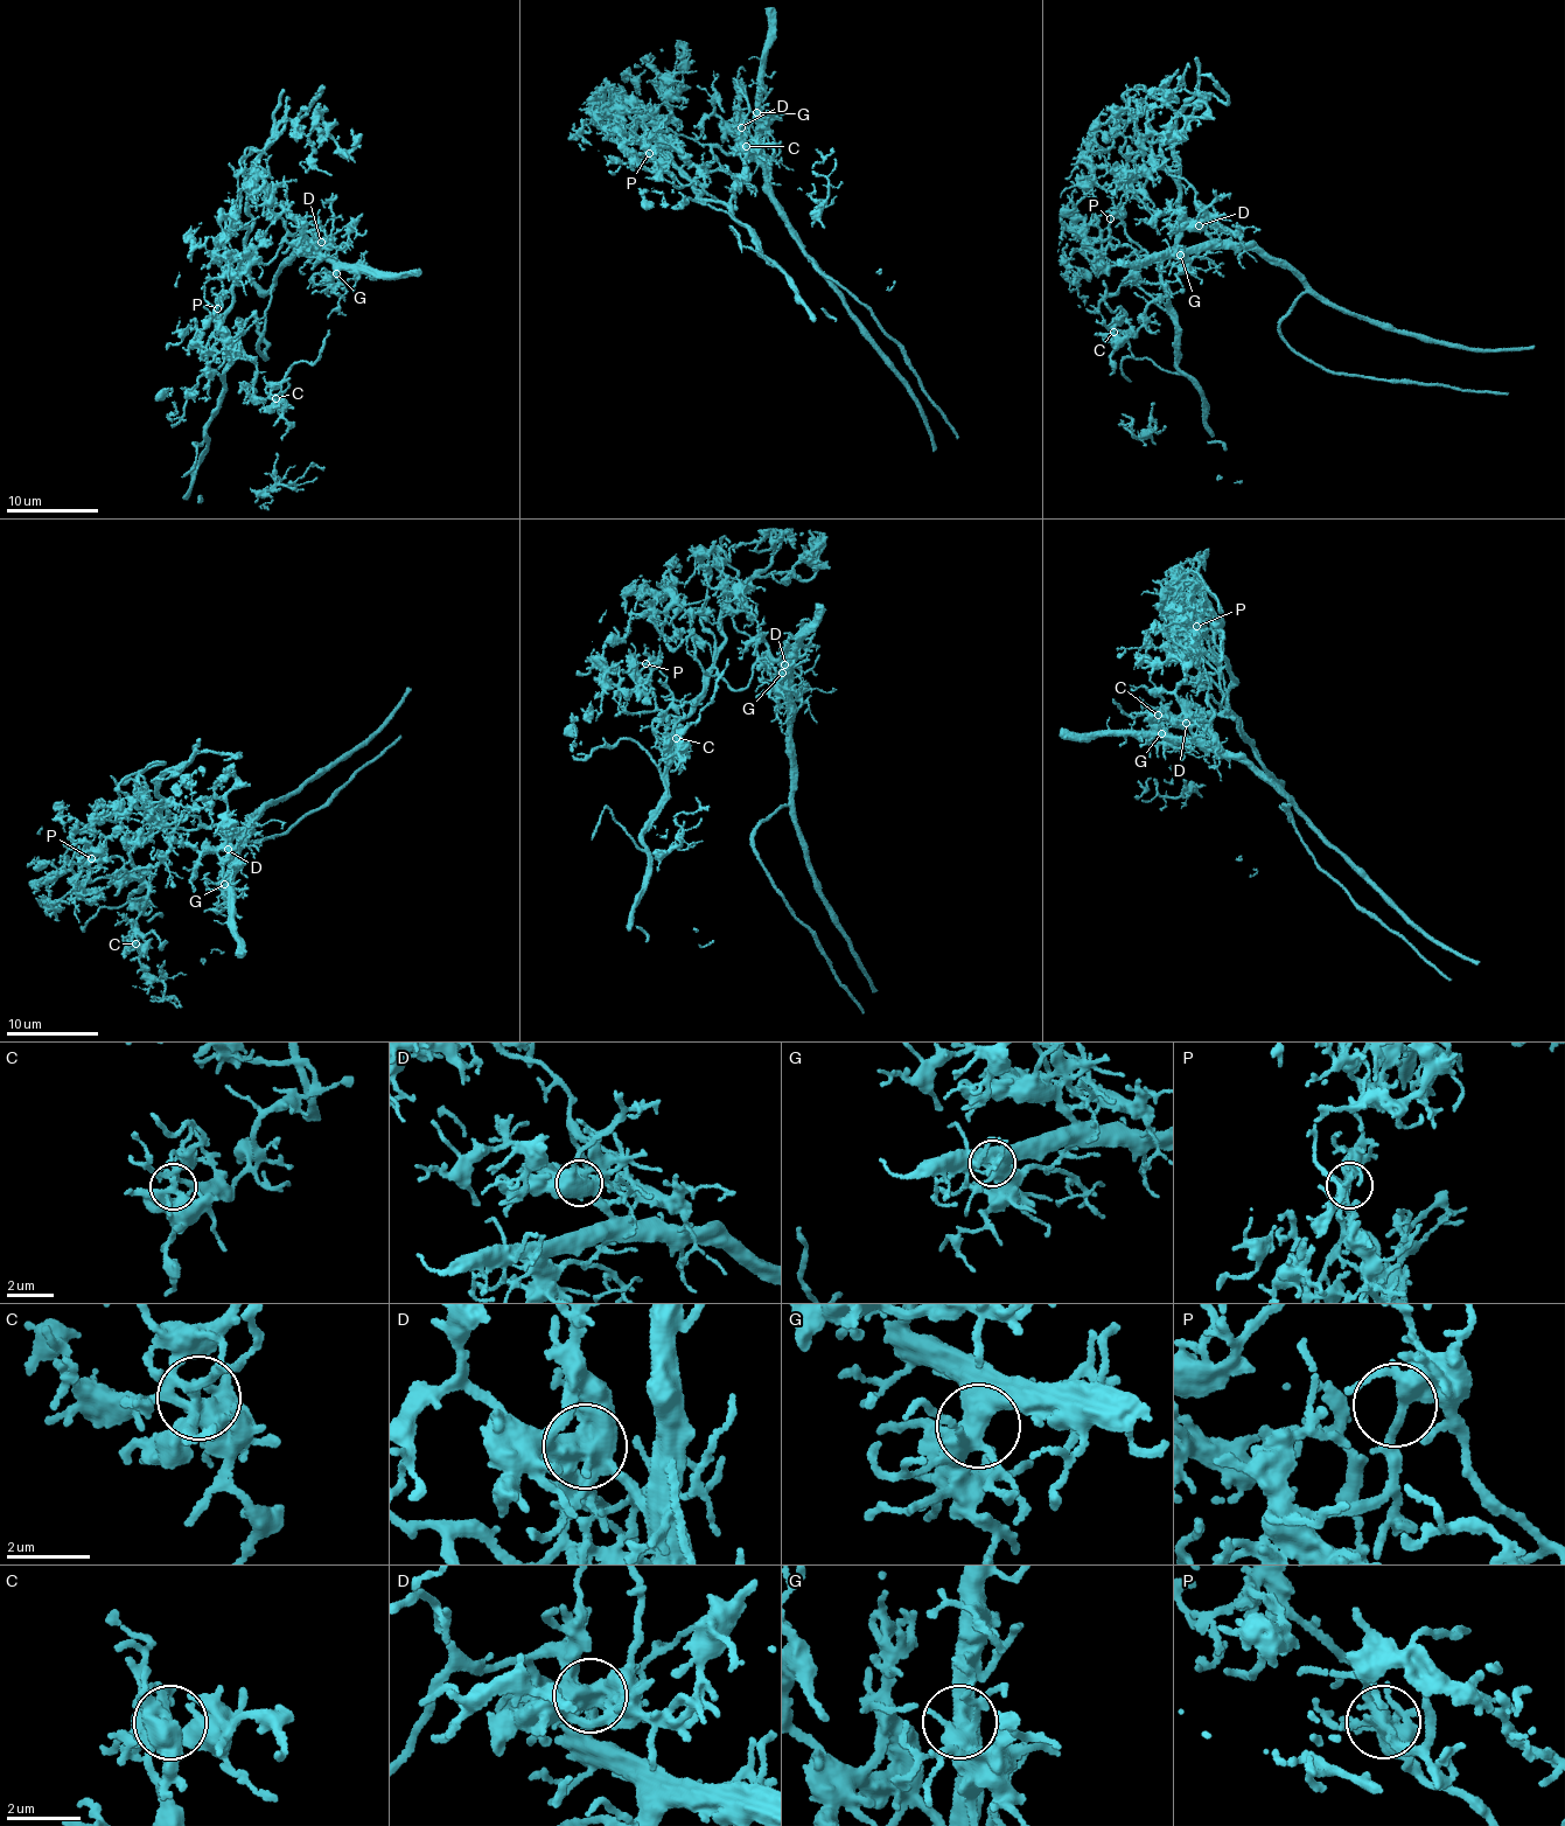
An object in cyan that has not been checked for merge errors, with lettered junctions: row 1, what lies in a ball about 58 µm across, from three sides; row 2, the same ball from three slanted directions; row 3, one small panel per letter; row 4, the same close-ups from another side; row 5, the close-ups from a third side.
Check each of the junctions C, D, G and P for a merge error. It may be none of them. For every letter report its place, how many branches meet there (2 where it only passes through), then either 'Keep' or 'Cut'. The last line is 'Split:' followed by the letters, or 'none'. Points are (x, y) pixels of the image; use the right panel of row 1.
C: Place: (1113, 332). Branches: 6. Keep
D: Place: (1199, 225). Branches: 4. Cut
G: Place: (1180, 255). Branches: 5. Keep
P: Place: (1110, 218). Branches: 3. Keep
Split: D

